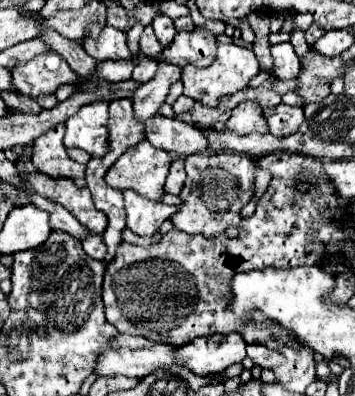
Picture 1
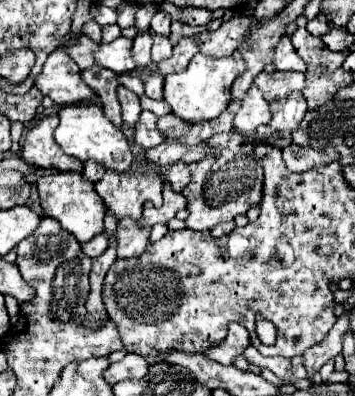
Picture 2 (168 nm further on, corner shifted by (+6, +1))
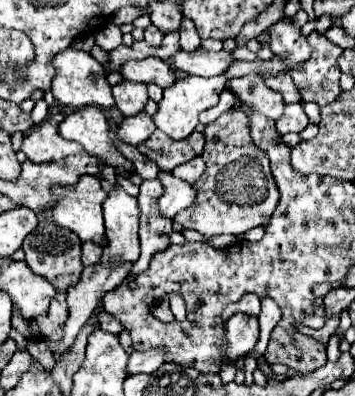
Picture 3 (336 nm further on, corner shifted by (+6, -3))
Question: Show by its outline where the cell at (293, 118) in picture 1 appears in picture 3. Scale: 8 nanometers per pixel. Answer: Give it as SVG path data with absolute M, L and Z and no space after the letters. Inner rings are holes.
M290 104L286 106L282 118L276 122L276 130L280 134L288 134L288 132L302 132L308 124L308 116L304 114L302 104Z

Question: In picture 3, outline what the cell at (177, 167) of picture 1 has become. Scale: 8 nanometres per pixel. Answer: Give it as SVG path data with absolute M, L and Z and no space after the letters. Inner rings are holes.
M198 156L198 158L190 160L190 162L184 162L182 166L176 166L176 168L172 170L172 174L174 174L176 178L188 182L188 184L194 184L194 182L200 178L202 170L204 170L204 162L202 162L202 158Z

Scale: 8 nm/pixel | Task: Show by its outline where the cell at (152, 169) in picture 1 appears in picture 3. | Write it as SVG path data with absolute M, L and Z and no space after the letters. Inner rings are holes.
M114 184L108 192L108 198L102 204L104 222L106 222L106 246L102 254L102 262L118 264L118 262L134 262L140 254L138 242L138 220L140 208L138 200L124 192L120 184Z

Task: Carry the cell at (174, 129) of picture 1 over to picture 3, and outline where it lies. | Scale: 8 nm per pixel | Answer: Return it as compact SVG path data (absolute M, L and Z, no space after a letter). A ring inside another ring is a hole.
M140 112L136 116L122 120L122 124L118 128L118 138L122 138L122 142L126 142L126 144L138 146L148 140L148 136L154 132L154 128L156 128L154 120L146 112Z

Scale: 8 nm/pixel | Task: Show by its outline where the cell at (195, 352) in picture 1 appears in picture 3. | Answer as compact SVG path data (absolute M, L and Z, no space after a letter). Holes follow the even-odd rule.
M234 314L226 322L228 332L228 354L226 358L236 362L244 354L248 354L258 342L258 320L246 314Z

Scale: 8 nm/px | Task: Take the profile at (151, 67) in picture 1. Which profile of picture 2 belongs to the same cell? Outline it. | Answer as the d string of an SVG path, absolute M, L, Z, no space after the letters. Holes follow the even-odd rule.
M152 30L140 32L138 38L134 40L134 60L138 62L140 68L146 68L152 62L150 48L152 48Z

